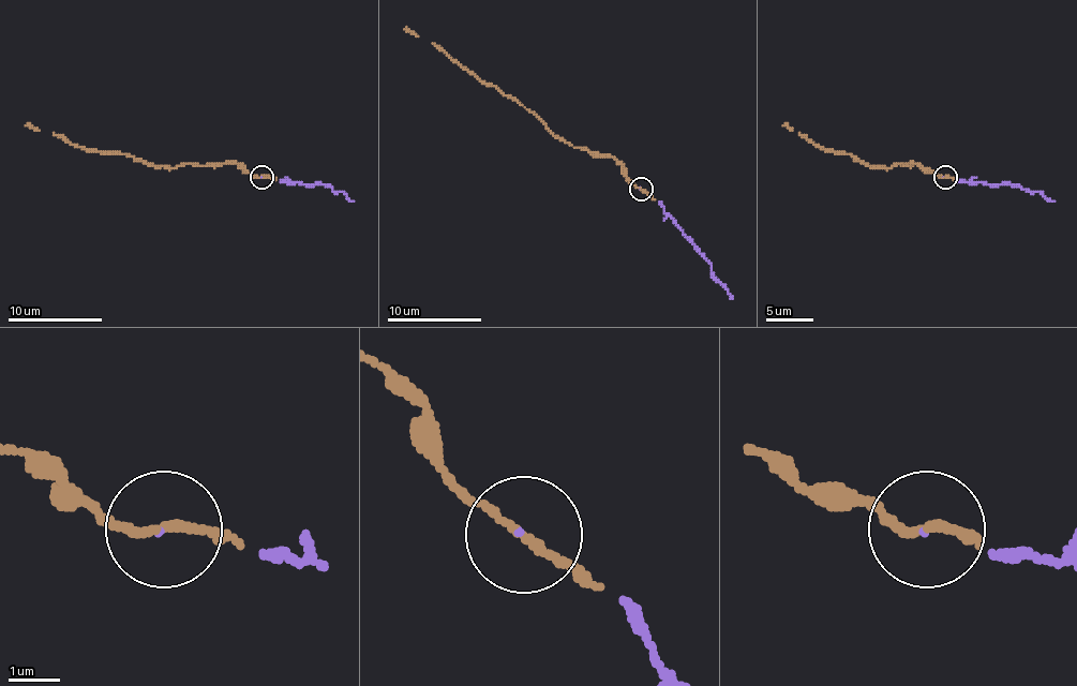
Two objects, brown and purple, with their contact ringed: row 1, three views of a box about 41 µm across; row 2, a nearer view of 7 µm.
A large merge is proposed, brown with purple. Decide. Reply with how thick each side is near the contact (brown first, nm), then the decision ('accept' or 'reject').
calibres 150 and 40 nm; accept

